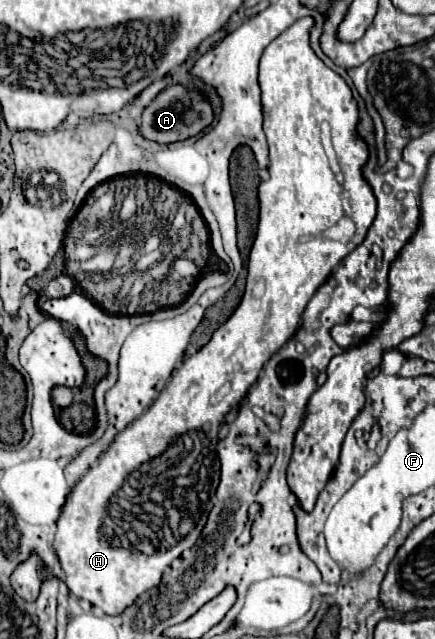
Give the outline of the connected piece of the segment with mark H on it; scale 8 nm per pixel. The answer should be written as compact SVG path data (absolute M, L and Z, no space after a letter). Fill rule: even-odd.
M301 18L301 20L297 20L289 30L285 30L279 38L275 38L275 40L265 48L265 52L263 52L263 56L261 56L261 64L259 64L259 84L261 84L261 98L263 98L263 108L265 108L265 134L267 134L269 160L271 160L271 164L269 164L269 180L267 180L267 182L261 182L261 186L259 186L259 206L261 206L261 212L259 212L259 228L257 228L255 244L253 244L251 254L249 254L247 288L245 288L245 296L243 296L239 308L231 314L231 318L229 318L225 324L221 324L221 326L213 332L213 336L211 336L211 340L209 340L207 346L203 346L197 354L193 354L191 358L185 360L185 364L177 370L177 376L173 376L173 378L169 380L169 384L159 392L159 396L153 400L153 404L151 404L139 418L135 418L127 428L123 428L121 432L117 432L117 436L113 438L113 442L99 454L97 464L91 466L91 468L75 482L75 486L73 486L73 490L71 490L71 496L69 496L69 502L65 504L63 514L61 514L61 518L57 520L57 532L55 532L55 542L53 542L53 546L55 546L55 552L57 552L57 556L59 556L61 568L63 568L63 572L65 572L65 584L67 584L67 588L71 590L71 594L75 594L77 598L83 598L83 600L91 602L91 604L93 604L95 608L99 608L103 614L111 614L111 616L113 616L113 614L121 614L127 606L131 606L131 604L137 600L139 594L143 594L145 590L151 590L153 586L159 584L159 580L161 580L165 568L171 564L171 560L179 558L185 550L189 550L189 548L195 544L197 536L201 534L201 530L203 530L203 526L205 526L205 520L207 520L207 516L209 516L209 512L211 512L211 506L213 506L211 498L215 496L215 488L217 488L217 484L219 484L219 472L221 472L221 470L219 470L219 460L217 460L217 442L219 442L217 432L219 432L219 428L223 426L225 416L229 414L229 410L231 410L233 406L239 406L239 404L245 400L247 392L249 392L249 390L253 388L253 384L257 382L263 364L265 364L265 362L267 362L267 360L269 360L269 358L271 358L271 356L273 356L273 354L275 354L275 352L277 352L293 334L295 334L295 330L297 330L297 326L299 326L299 318L301 318L305 306L309 304L309 300L313 298L313 294L317 292L317 288L329 278L331 270L333 270L333 268L335 268L335 266L337 266L337 264L339 264L339 262L341 262L357 244L361 244L361 242L365 240L367 230L369 230L369 226L373 224L377 202L375 202L375 196L373 196L369 184L367 184L365 178L361 176L361 168L363 168L363 164L367 162L369 152L367 152L367 144L355 134L355 126L357 126L357 104L355 104L353 94L351 94L351 88L345 84L345 80L343 80L339 74L335 74L331 68L327 68L327 66L315 56L315 52L311 50L311 46L309 46L309 28L311 28L311 26L313 26L313 18ZM325 124L329 126L331 144L333 144L333 150L335 150L335 156L337 156L337 162L339 162L339 170L341 170L341 174L343 174L343 184L339 184L339 182L335 180L335 174L333 174L331 164L329 164L327 154L325 154L325 146L323 146L323 126L325 126ZM343 214L347 214L347 216L355 222L355 236L353 236L353 240L347 242L347 244L339 244L339 242L335 242L335 240L329 240L329 238L325 238L325 234L323 234L325 230L329 230L331 226L335 226L335 224L341 220ZM177 442L183 442L183 444L187 444L187 446L191 446L191 448L189 448L189 452L187 452L187 470L185 470L185 468L179 468L179 474L181 474L181 476L177 476L177 486L173 486L173 488L169 490L169 496L167 496L171 502L167 502L165 514L159 518L159 520L163 522L163 530L157 530L157 522L151 518L151 514L143 512L143 508L139 508L139 510L141 510L139 516L125 516L125 518L121 518L119 512L115 512L115 510L111 508L111 498L117 496L117 492L125 486L127 478L129 478L143 462L151 462L153 458L159 458L171 444L177 444ZM175 500L187 500L187 504L183 504L185 512L179 510L179 506L177 506Z

